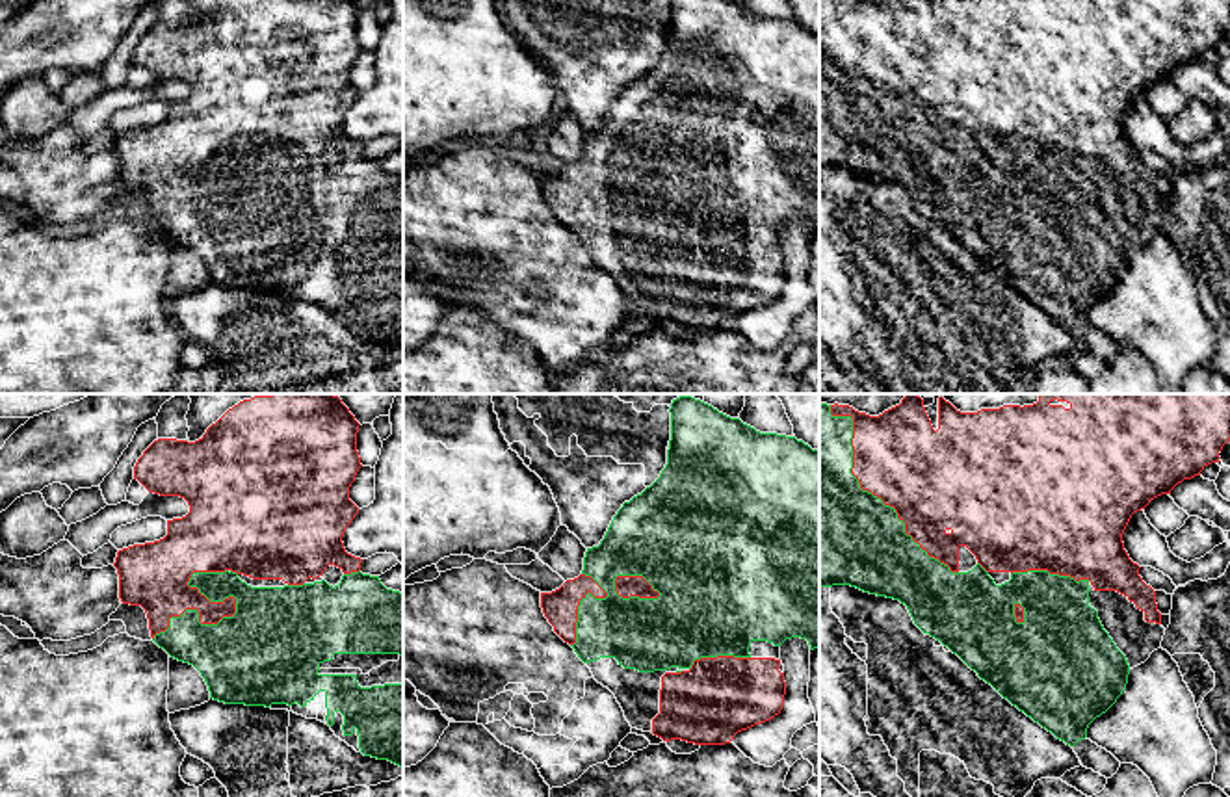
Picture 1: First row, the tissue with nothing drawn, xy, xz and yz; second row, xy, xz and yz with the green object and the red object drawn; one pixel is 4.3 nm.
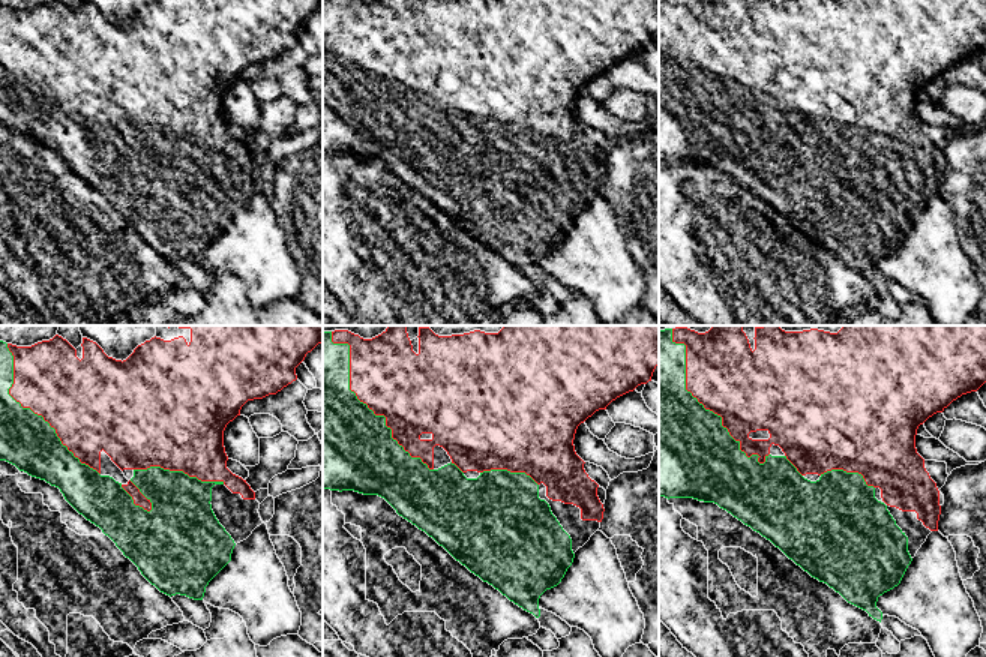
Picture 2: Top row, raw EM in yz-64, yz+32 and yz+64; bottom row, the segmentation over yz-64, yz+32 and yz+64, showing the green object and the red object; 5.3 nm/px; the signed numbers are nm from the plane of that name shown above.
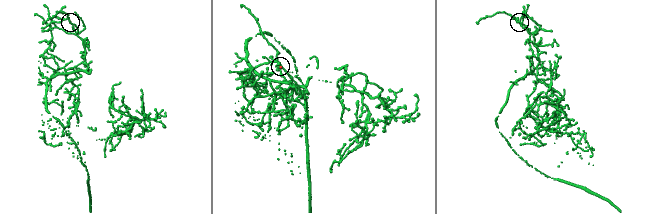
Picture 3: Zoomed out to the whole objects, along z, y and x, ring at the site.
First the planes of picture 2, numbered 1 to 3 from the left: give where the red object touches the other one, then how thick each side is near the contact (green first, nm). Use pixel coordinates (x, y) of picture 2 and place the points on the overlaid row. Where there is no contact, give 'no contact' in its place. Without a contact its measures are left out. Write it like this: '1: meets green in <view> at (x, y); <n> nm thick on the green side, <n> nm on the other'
1: meets green in yz-64 at (32, 411); 300 nm thick on the green side, 400 nm on the other
2: meets green in yz+32 at (362, 402); 500 nm thick on the green side, 380 nm on the other
3: meets green in yz+64 at (698, 402); 500 nm thick on the green side, 400 nm on the other

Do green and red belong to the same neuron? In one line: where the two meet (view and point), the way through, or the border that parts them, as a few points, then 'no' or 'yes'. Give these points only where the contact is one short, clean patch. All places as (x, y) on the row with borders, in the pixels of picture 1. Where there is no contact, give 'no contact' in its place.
contact yz (866, 491); yes

